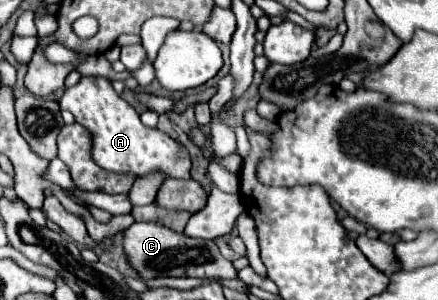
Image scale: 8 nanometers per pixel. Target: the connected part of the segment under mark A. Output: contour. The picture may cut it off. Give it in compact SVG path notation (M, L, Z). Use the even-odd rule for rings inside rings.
M82 77L78 85L64 91L60 107L68 109L76 123L84 125L92 135L92 159L98 167L114 173L132 173L136 177L148 173L164 173L174 179L190 179L190 155L188 149L174 141L170 135L150 129L140 121L136 109L126 103L104 77Z

